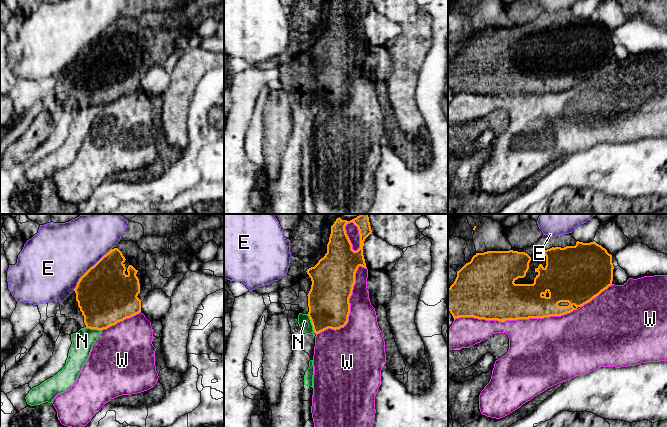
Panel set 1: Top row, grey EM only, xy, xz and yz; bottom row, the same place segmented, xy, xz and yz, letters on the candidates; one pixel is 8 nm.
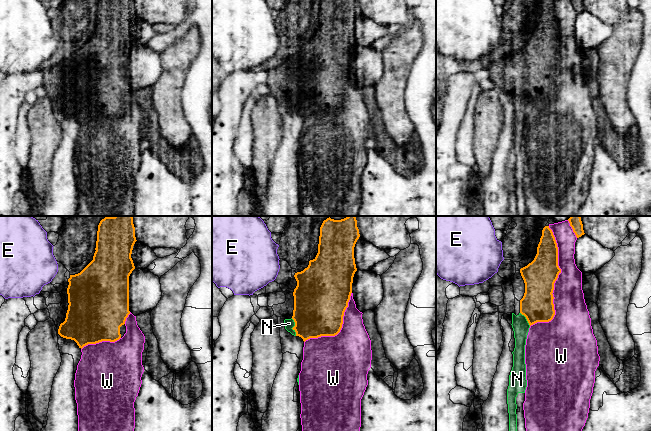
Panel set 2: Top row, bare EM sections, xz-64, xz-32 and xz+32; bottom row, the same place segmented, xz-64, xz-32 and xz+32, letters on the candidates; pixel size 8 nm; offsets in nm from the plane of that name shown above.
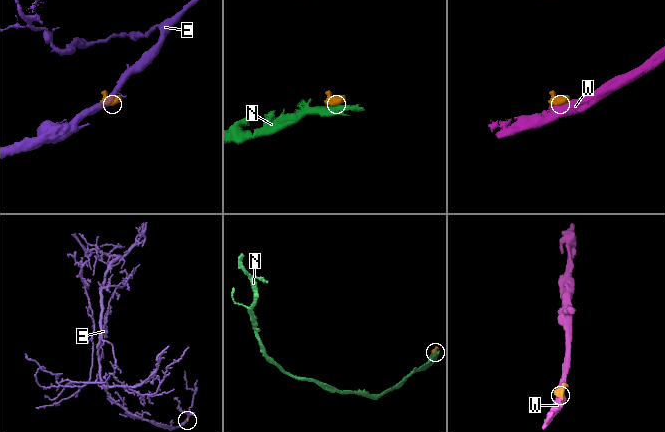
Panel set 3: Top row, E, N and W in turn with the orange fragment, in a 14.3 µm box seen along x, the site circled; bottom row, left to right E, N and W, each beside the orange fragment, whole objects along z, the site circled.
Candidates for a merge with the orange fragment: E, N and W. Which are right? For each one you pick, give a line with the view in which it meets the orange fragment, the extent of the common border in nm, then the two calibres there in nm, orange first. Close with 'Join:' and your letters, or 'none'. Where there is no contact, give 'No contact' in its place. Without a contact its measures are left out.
Join: none

